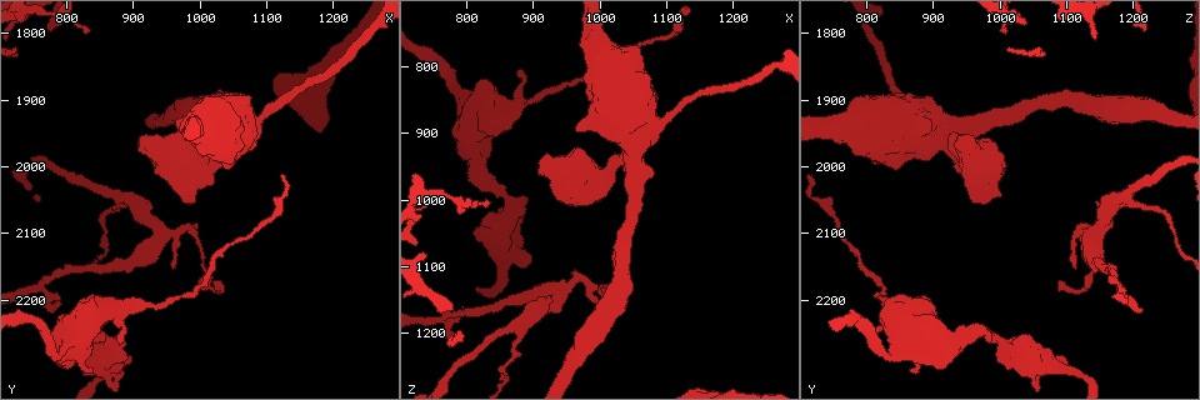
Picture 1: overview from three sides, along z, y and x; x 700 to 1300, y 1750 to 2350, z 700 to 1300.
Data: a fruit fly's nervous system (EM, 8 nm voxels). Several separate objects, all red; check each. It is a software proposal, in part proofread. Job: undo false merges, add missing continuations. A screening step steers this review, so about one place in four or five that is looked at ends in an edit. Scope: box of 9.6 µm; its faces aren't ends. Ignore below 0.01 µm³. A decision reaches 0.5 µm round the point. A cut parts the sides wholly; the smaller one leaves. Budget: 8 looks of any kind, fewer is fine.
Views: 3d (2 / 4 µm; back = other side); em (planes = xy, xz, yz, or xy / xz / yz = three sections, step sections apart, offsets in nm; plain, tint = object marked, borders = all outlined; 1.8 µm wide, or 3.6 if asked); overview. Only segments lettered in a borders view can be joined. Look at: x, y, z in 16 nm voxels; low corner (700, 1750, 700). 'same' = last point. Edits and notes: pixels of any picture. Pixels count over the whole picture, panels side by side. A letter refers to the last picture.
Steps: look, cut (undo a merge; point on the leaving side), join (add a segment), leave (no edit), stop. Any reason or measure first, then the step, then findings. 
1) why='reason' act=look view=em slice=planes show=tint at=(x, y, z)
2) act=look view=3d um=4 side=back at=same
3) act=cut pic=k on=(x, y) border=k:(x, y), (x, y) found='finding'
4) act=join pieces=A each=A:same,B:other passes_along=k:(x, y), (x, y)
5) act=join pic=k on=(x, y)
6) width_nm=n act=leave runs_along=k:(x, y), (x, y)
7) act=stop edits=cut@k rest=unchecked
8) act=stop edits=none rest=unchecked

why='thick end' act=look view=3d um=4 at=(895, 2290, 1095)

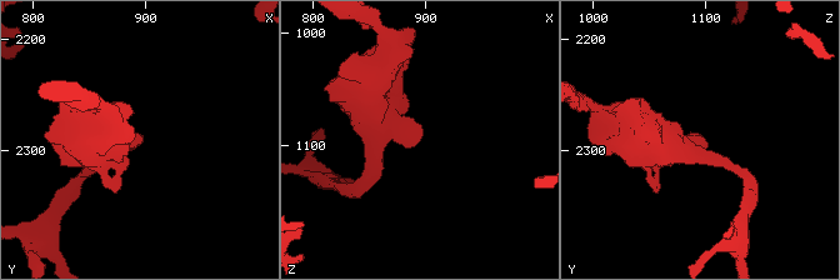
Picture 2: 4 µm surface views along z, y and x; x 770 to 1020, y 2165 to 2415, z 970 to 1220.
why='shape alone is not enough' act=look view=em slice=yz step=8 show=tint at=(898, 2284, 1090)

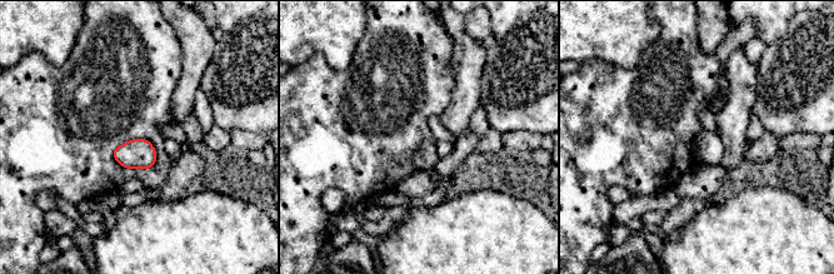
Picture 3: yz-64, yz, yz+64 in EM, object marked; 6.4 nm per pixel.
why='cut it another way' act=look view=em slice=planes show=borders at=same

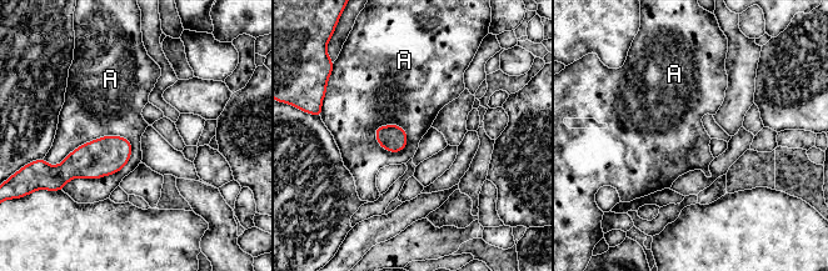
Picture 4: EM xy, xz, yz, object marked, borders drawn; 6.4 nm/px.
act=leave each=A:other found='none of them fits'

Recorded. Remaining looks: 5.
why='stops while still wide' act=look view=em um=3.6 slice=planes show=borders at=(1060, 1940, 770)

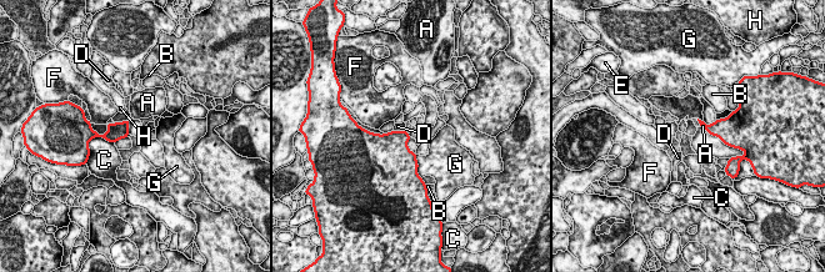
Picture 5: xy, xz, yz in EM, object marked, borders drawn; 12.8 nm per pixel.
act=leave each=A:other,B:other,C:other,D:other,E:other,F:other,G:other,H:other border=5:(394, 130), (404, 131) found='none of them fits'

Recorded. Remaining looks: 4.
act=look view=em um=3.6 slice=planes show=plain at=(1090, 1930, 885)

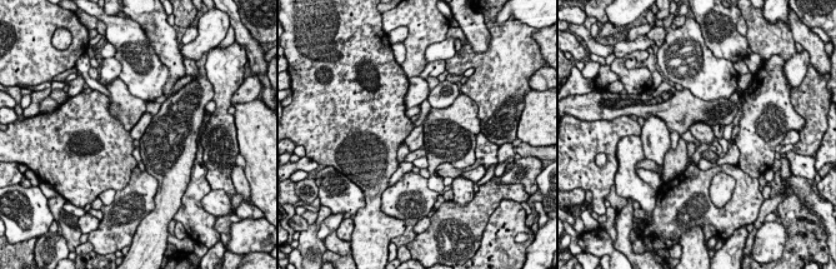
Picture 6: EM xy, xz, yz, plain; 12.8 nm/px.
act=look view=em um=3.6 slice=planes show=borders at=same

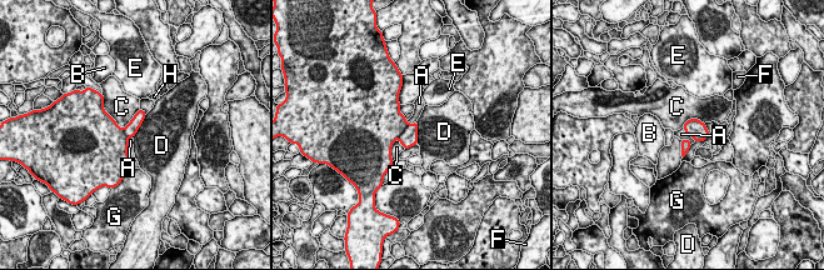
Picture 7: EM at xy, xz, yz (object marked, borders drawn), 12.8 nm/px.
act=cut pic=7 on=(408, 138) each=A:other,B:other,C:other,D:other,E:other,F:other,G:other,H:other border=7:(408, 124), (396, 138) found='two neurons meet here'

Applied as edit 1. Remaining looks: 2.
act=stop edits=cut@7 rest=unchecked

